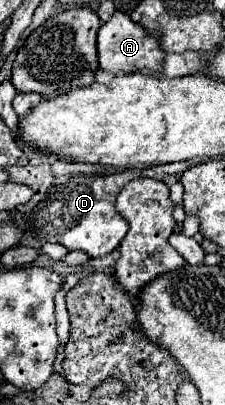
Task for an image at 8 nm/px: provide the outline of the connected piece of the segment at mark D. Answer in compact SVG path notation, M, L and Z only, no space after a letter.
M189 161L175 162L167 166L153 166L153 168L127 168L113 176L73 176L67 184L55 184L47 190L45 198L33 208L29 220L31 220L31 234L39 242L55 242L63 244L69 250L83 250L91 258L99 258L109 254L119 246L123 236L127 234L127 220L119 216L115 210L115 200L121 188L139 176L151 176L151 178L163 178L165 174L183 172L194 164Z

